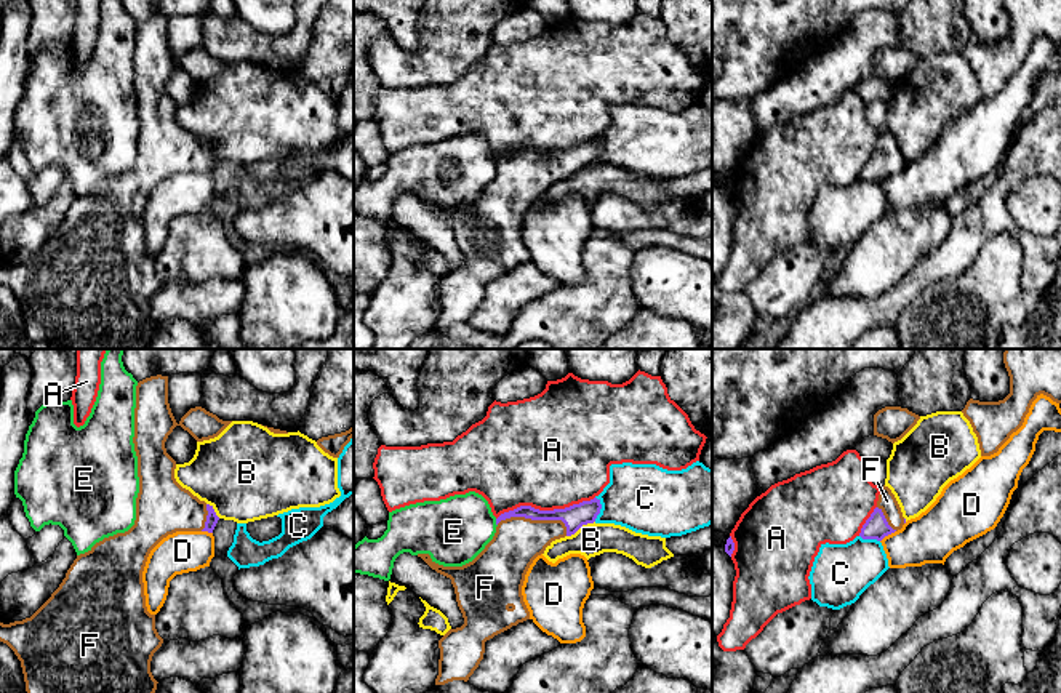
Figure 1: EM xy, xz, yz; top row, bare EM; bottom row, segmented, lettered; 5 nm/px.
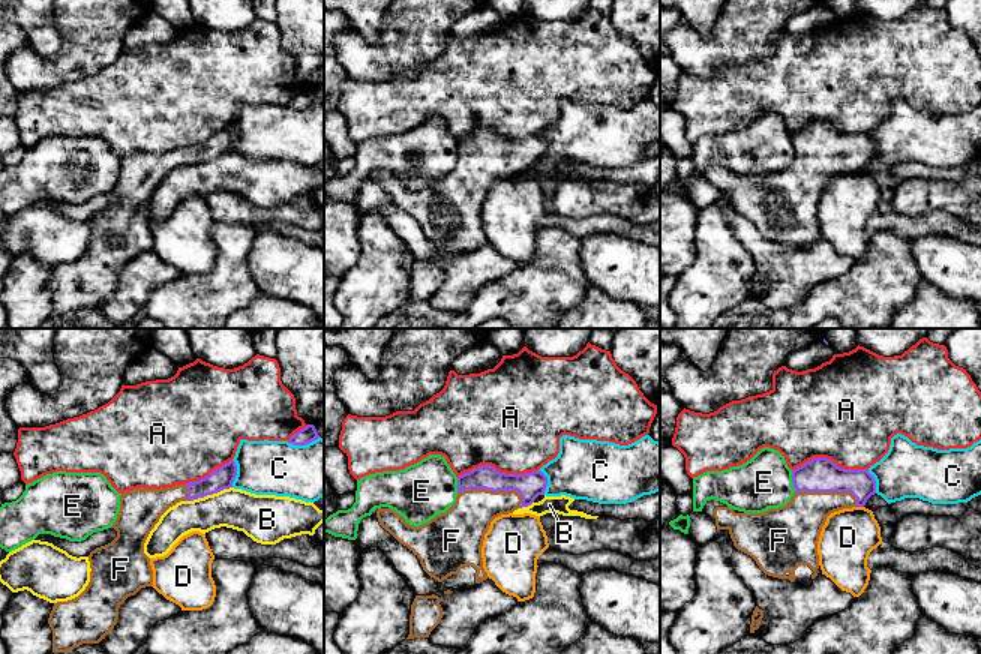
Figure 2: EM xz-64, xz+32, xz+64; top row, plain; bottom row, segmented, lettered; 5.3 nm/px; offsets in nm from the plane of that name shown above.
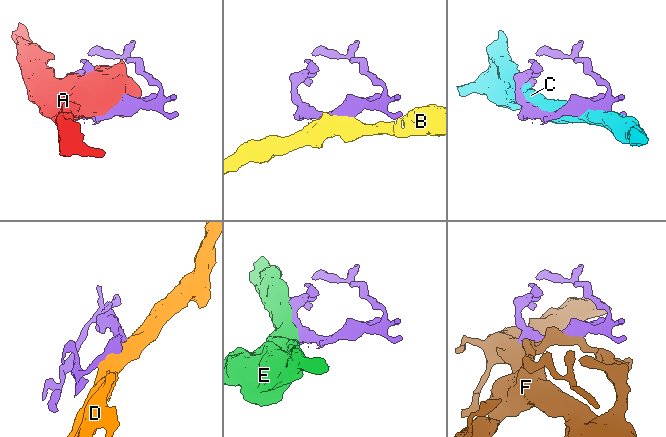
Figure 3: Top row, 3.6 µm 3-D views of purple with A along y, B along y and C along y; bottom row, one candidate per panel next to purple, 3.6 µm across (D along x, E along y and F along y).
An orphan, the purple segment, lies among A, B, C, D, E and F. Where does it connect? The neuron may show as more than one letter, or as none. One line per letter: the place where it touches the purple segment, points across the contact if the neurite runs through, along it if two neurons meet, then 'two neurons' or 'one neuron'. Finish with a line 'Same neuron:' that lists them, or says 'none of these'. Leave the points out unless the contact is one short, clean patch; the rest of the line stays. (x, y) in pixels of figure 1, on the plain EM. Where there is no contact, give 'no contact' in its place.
A: xz (544, 152) | two neurons
B: xz (580, 168) | two neurons
C: xz (600, 149) | two neurons
D: yz (887, 176) | two neurons
E: xz (496, 164) | two neurons
F: xz (536, 160) | one neuron
Same neuron: F

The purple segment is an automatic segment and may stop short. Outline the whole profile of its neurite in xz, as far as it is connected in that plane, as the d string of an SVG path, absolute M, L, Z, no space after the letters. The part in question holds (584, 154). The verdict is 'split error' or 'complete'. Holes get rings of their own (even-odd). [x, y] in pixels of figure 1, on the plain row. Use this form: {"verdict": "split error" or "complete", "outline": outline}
{"verdict": "split error", "outline": "M600 141L565 150L539 152L520 147L496 160L496 174L485 190L462 208L443 208L429 195L418 195L432 211L451 221L464 266L440 282L435 326L467 323L485 294L485 283L530 261L522 227L533 202L552 182L594 165Z"}

